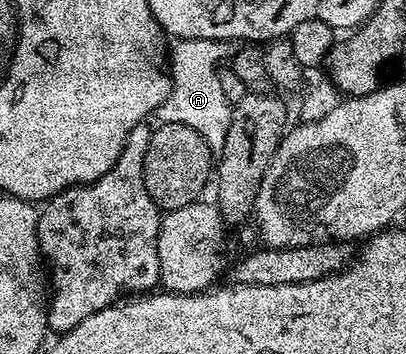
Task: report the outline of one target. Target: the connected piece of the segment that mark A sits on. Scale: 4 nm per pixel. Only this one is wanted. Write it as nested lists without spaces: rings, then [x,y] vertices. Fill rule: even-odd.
[[[177,39],[170,47],[170,86],[166,101],[155,111],[154,115],[160,123],[174,125],[190,125],[194,133],[198,133],[208,148],[218,153],[226,141],[226,129],[230,129],[230,117],[233,104],[226,101],[226,93],[222,93],[220,58],[224,55],[225,44],[218,39]]]

